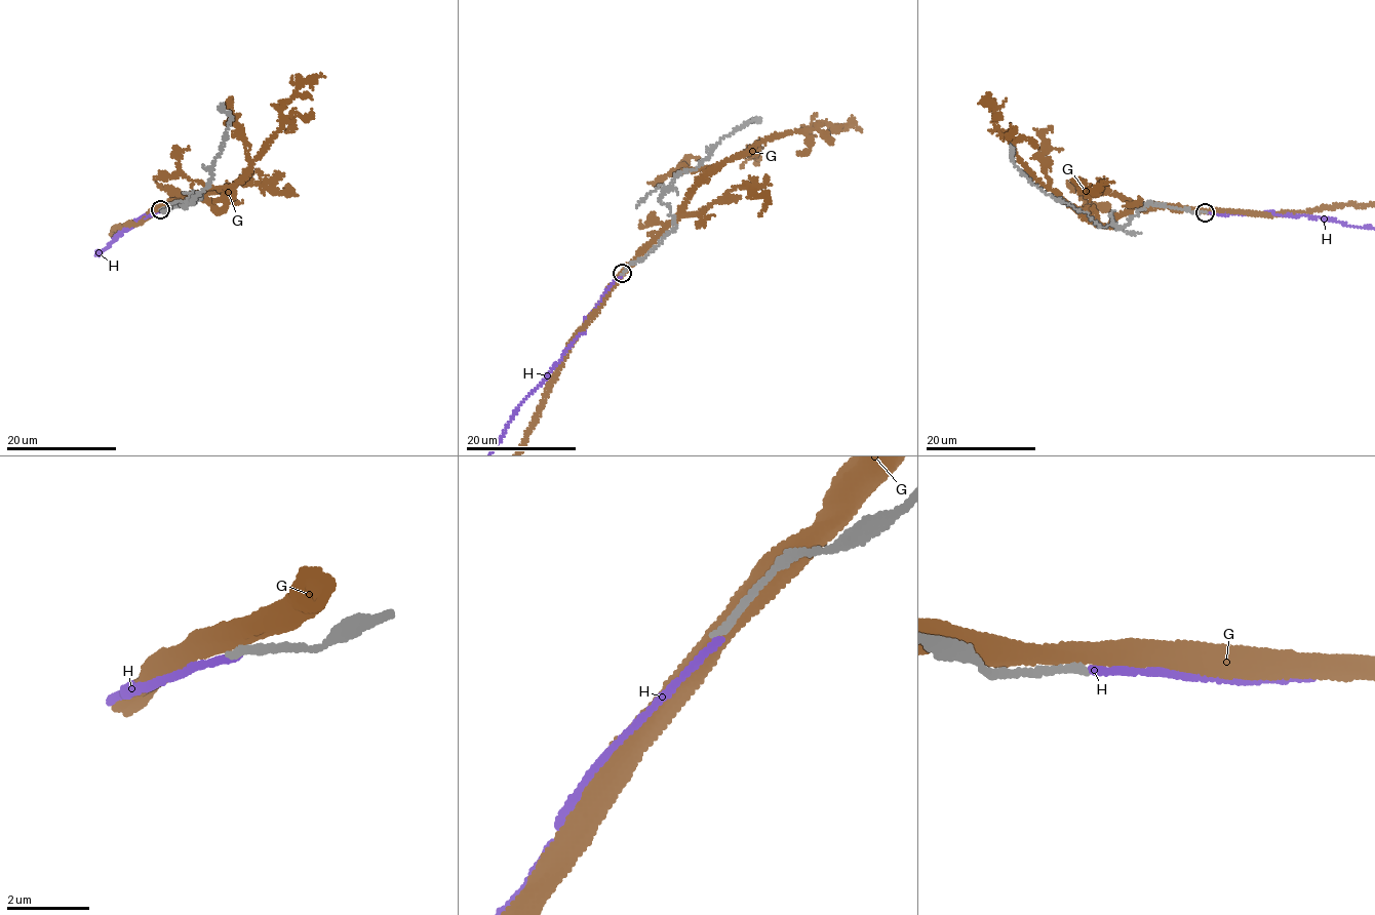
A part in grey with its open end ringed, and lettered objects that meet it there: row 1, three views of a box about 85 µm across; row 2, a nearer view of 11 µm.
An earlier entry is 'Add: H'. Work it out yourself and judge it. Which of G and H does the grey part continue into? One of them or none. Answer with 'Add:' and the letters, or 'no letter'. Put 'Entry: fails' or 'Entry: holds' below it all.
Add: no letter
Entry: fails

